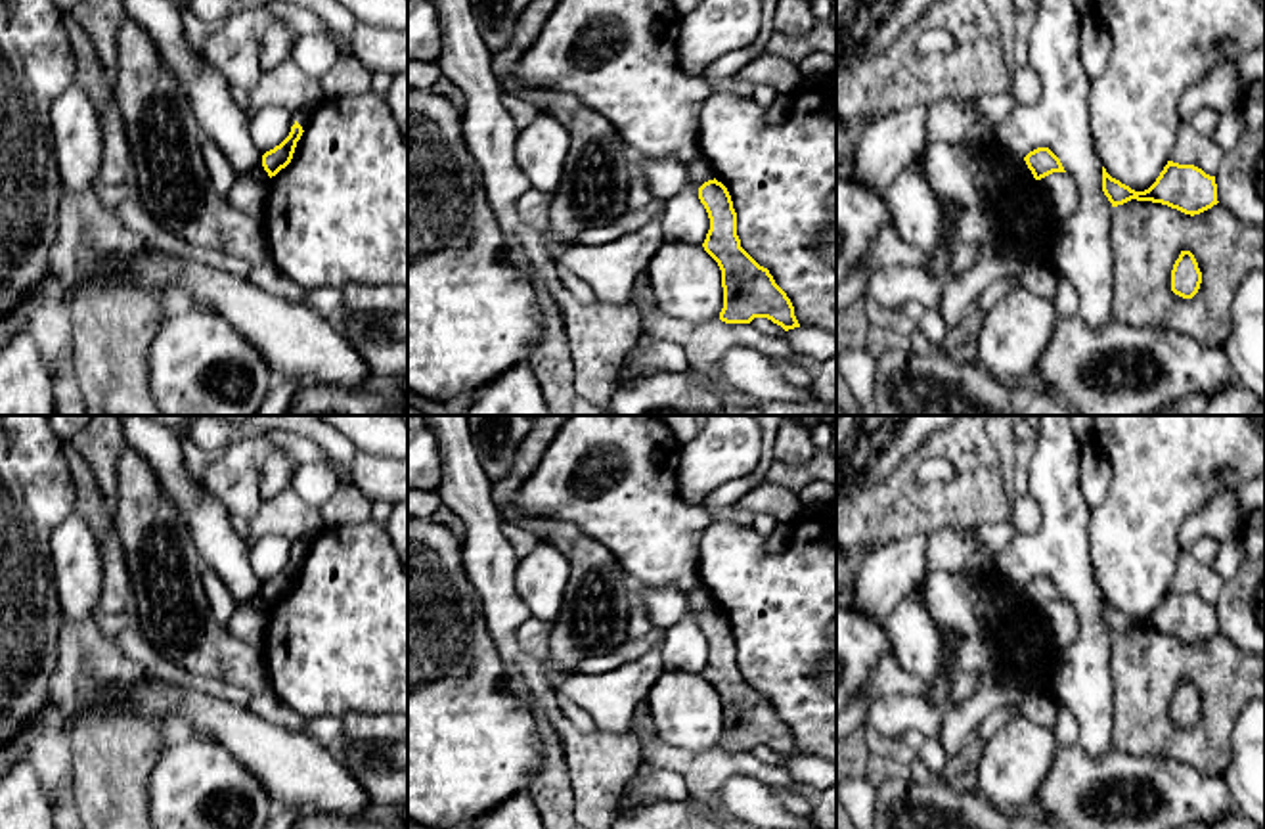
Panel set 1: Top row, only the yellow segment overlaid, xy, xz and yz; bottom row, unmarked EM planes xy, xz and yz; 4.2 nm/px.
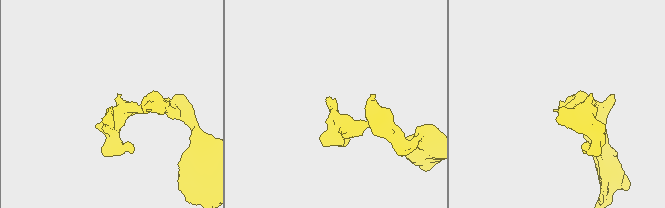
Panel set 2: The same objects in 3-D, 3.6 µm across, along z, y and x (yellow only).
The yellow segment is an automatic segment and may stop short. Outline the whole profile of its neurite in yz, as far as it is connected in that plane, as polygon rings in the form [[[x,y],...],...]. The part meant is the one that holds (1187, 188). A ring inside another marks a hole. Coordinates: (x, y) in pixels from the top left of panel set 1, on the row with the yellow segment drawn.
[[[1167,161],[1156,182],[1144,191],[1131,190],[1112,178],[1102,167],[1102,191],[1112,207],[1137,199],[1162,203],[1190,216],[1219,203],[1215,176],[1206,174],[1194,165],[1179,165],[1173,161]]]

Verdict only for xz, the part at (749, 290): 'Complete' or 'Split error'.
Complete

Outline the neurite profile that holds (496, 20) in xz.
[[[469,0],[482,40],[492,54],[503,50],[530,0]]]

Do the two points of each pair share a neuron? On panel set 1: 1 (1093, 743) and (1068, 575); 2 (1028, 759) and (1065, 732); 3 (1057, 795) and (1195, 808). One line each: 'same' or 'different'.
1: same
2: different
3: same

